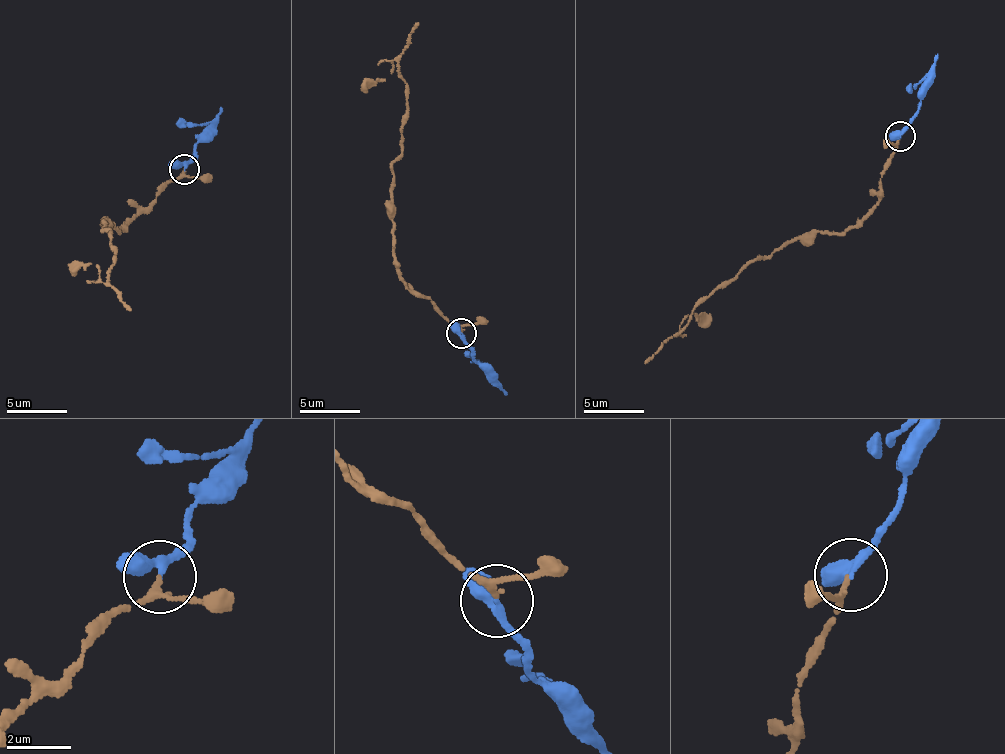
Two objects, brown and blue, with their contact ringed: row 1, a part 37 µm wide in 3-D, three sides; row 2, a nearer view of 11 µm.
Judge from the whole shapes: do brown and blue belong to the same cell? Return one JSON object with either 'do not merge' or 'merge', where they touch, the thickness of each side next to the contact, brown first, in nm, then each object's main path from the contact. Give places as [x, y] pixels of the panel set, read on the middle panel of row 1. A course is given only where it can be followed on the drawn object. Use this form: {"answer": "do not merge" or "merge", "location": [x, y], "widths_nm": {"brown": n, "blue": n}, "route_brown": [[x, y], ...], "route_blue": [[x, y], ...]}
{"answer": "merge", "location": [461, 333], "widths_nm": {"brown": 160, "blue": 200}, "route_brown": [[461, 333], [407, 287], [396, 265], [391, 164], [401, 153], [405, 80], [394, 60], [385, 79], [360, 91]], "route_blue": [[461, 333], [473, 359], [488, 370], [467, 354]]}

